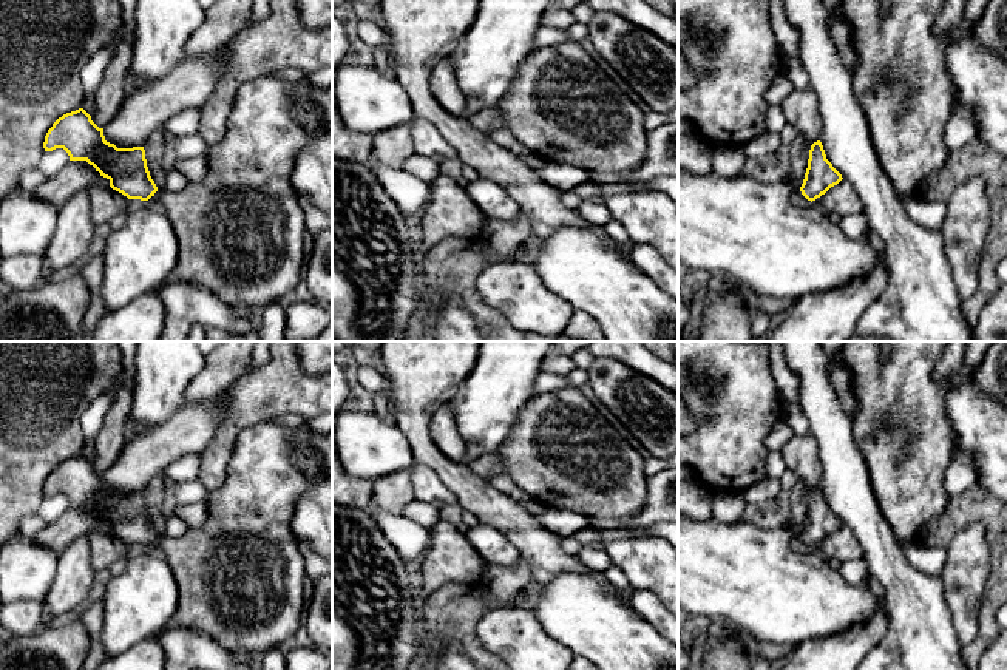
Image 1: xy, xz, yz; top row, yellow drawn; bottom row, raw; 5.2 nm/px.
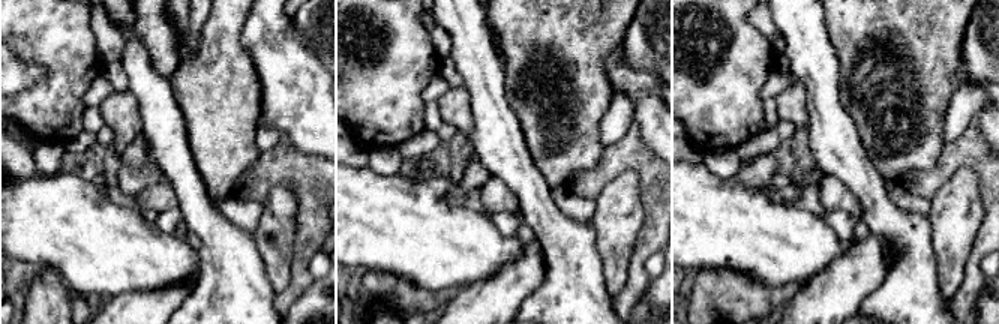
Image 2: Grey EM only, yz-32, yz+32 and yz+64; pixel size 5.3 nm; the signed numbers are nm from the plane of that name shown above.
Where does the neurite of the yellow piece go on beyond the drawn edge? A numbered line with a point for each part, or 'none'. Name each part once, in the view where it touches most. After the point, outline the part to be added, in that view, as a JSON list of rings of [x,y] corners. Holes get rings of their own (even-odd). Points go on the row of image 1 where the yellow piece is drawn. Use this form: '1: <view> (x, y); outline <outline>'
1: xy (240, 229); outline [[[273,74],[255,77],[241,85],[238,90],[235,105],[230,111],[230,117],[227,122],[225,136],[213,147],[209,147],[204,154],[207,161],[207,173],[198,181],[187,182],[187,187],[179,191],[158,190],[154,193],[156,199],[162,204],[164,213],[167,215],[170,224],[173,225],[175,235],[178,238],[178,262],[167,279],[168,283],[198,284],[202,289],[212,292],[229,307],[249,313],[253,309],[264,309],[267,304],[273,301],[281,303],[281,299],[295,289],[301,276],[306,225],[304,225],[304,210],[298,201],[298,193],[292,185],[292,171],[298,153],[307,142],[306,130],[298,124],[297,117],[290,111],[292,103],[298,99],[309,99],[310,102],[317,103],[324,116],[323,131],[332,133],[332,86],[324,90],[315,88],[309,77],[304,77],[303,80],[298,82],[283,80],[280,77],[275,77]]]

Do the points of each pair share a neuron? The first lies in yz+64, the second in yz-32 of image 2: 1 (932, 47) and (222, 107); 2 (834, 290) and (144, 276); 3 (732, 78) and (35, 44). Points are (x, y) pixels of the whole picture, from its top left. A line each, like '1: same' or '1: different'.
1: same
2: different
3: same

